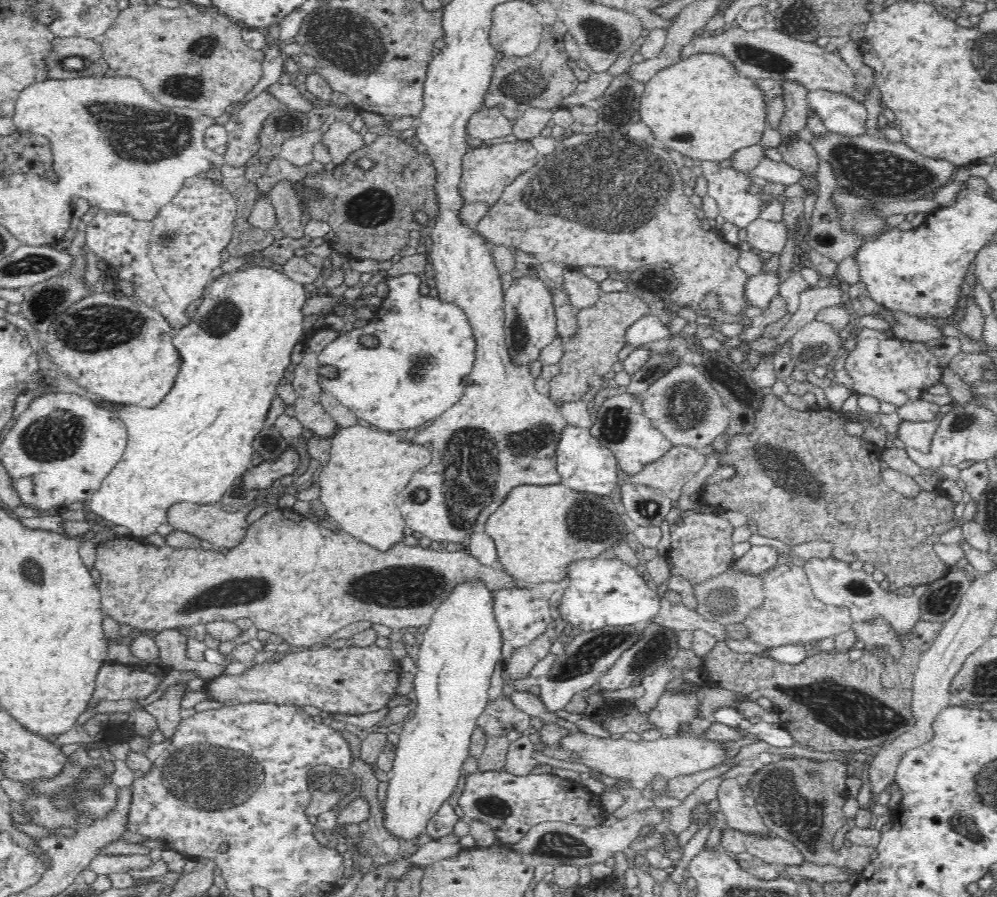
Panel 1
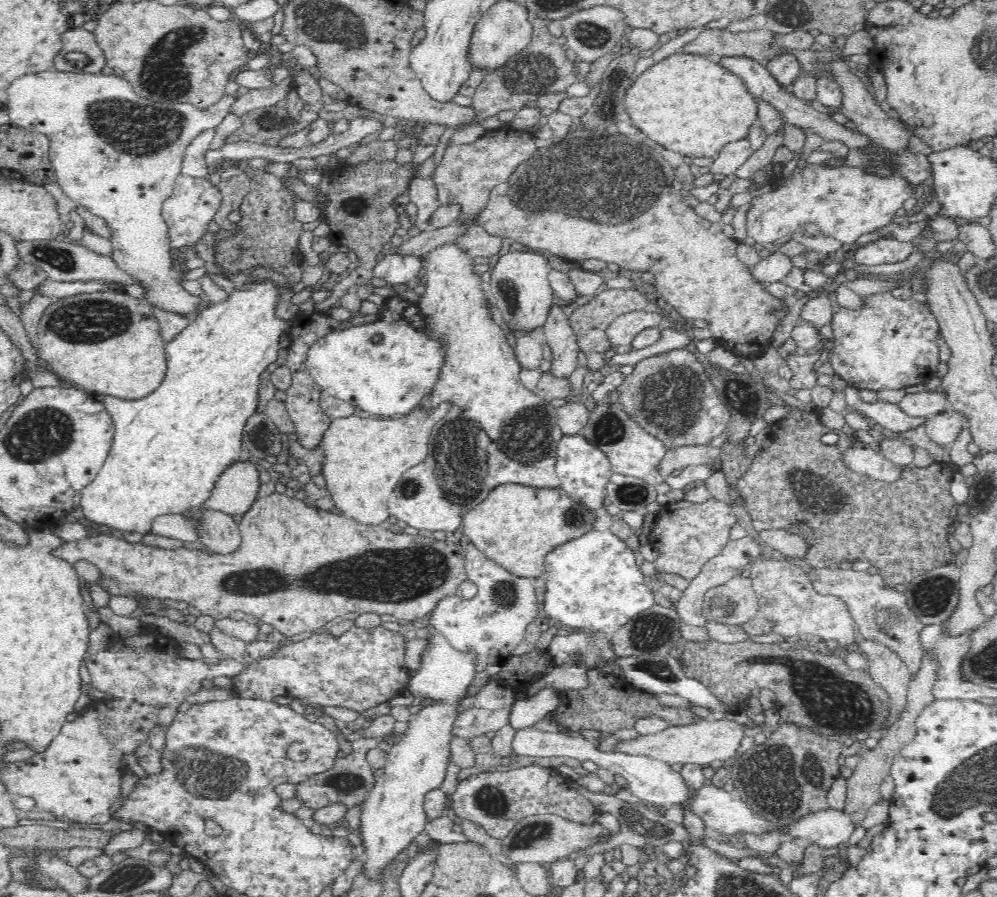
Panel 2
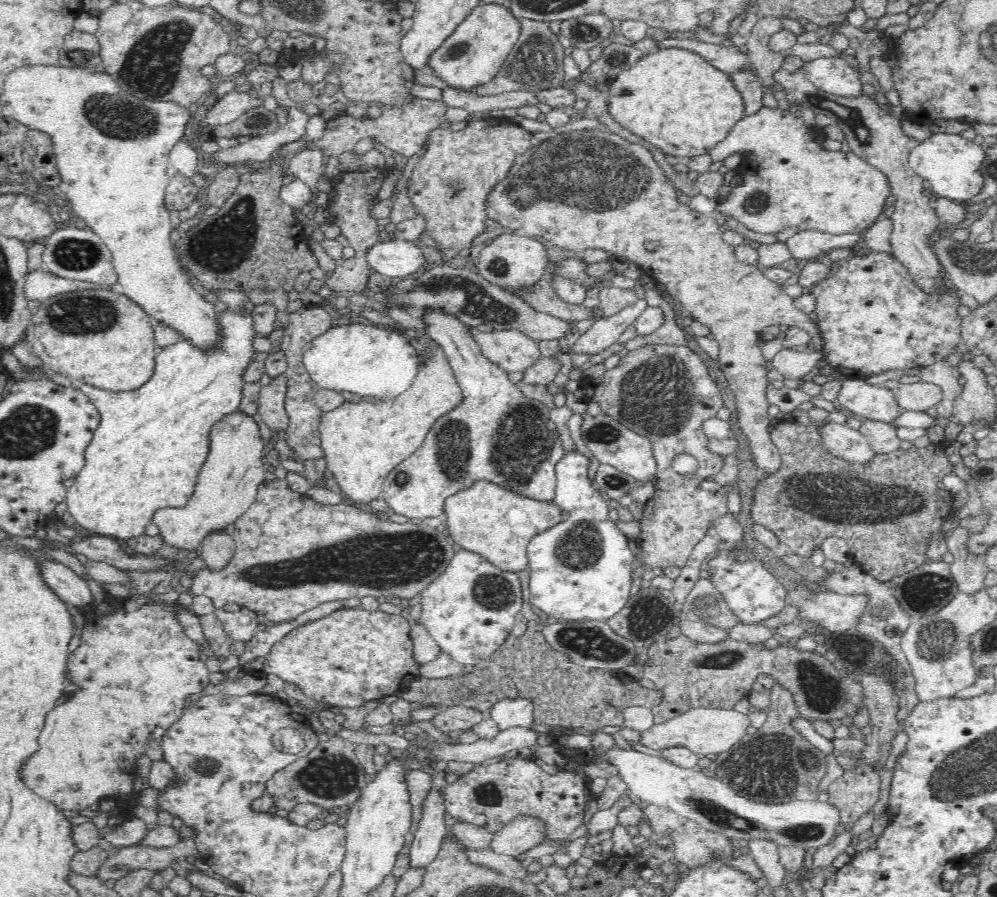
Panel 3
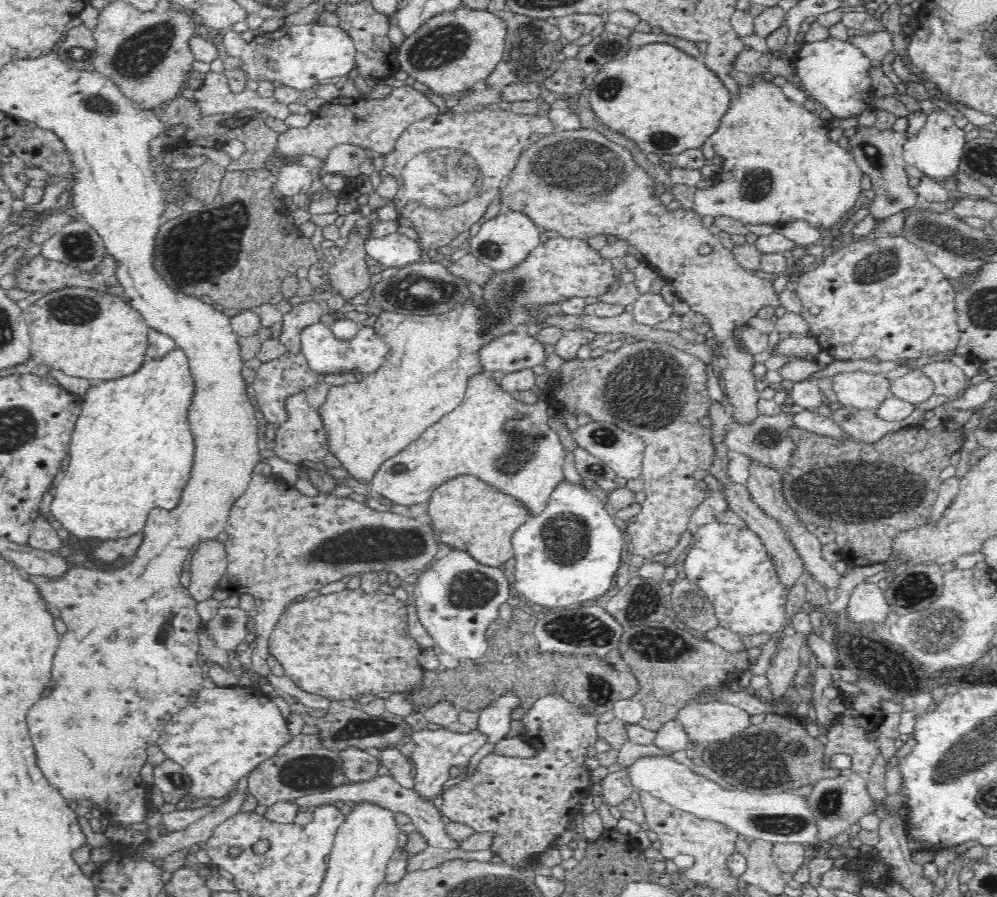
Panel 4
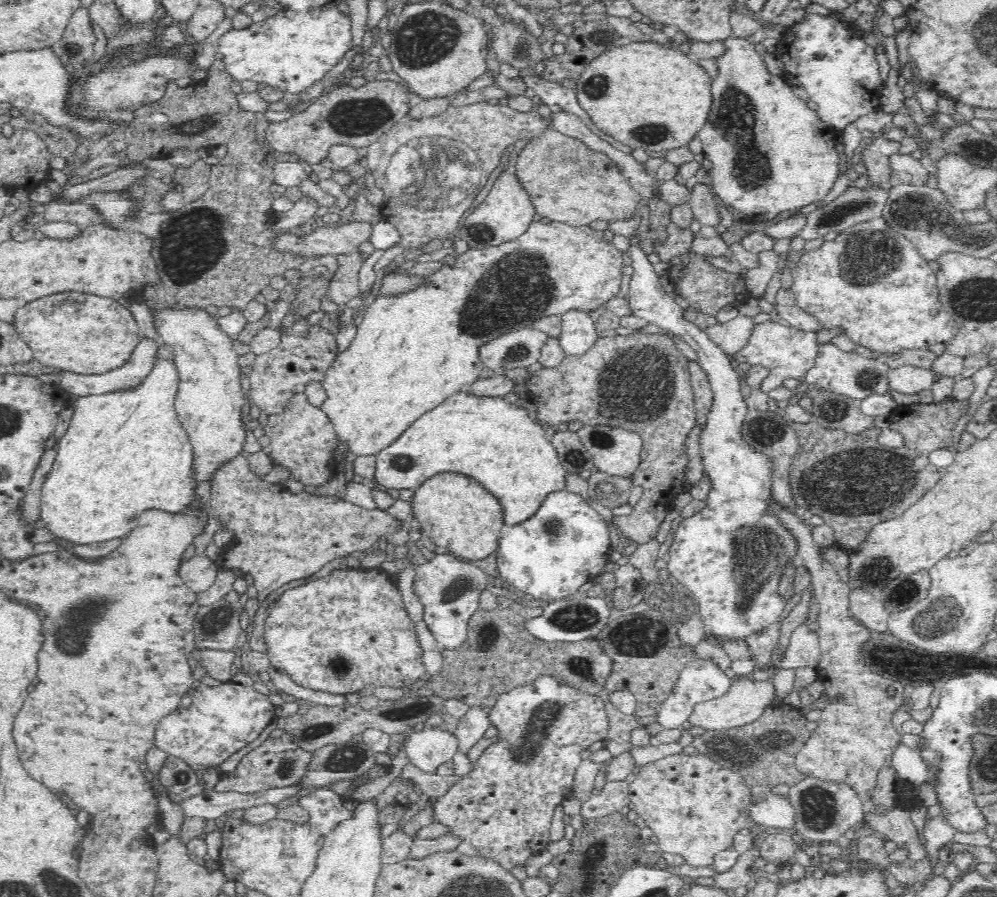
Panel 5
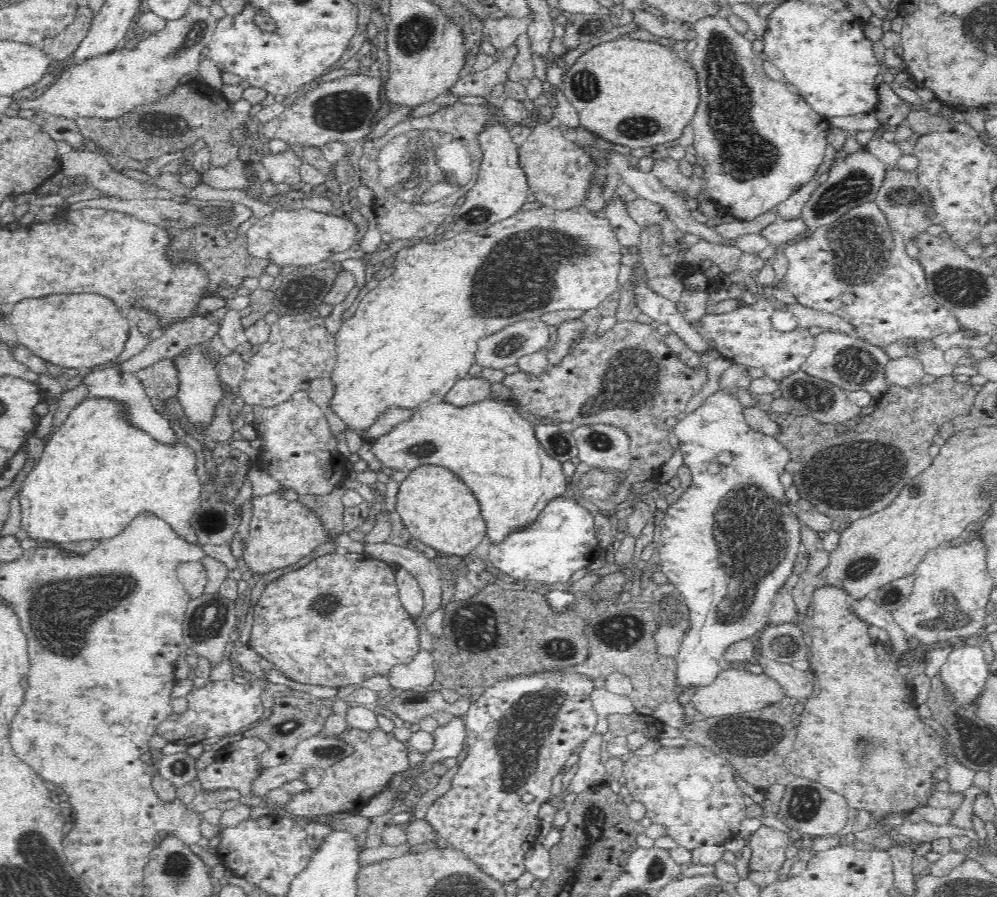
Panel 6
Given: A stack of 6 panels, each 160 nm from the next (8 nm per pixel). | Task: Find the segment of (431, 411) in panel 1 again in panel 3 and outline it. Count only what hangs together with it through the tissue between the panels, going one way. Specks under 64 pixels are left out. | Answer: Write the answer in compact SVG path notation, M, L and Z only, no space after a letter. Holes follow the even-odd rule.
M406 239L378 241L368 248L366 258L371 268L392 279L415 273L430 260L418 245ZM349 323L327 328L323 333L315 336L303 348L303 363L312 380L318 383L320 390L348 391L362 397L390 398L394 392L402 392L410 378L415 374L414 356L416 349L402 334L372 324Z

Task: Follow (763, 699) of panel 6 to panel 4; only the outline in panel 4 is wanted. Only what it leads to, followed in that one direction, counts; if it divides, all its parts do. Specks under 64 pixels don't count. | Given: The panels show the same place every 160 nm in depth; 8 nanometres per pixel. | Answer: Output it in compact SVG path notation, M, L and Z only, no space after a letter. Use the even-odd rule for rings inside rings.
M723 702L692 704L678 712L689 742L700 744L730 738L750 725L750 714L739 706Z

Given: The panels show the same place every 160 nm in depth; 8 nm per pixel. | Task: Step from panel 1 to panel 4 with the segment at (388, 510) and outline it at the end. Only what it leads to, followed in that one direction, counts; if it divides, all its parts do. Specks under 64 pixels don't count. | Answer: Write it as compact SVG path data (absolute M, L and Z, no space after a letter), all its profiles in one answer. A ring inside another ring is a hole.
M564 235L556 236L556 238L547 238L546 240L539 240L539 243L532 247L525 254L525 257L516 263L513 267L509 269L494 269L492 276L482 284L482 287L476 286L472 288L472 296L468 295L468 298L464 300L458 297L458 302L454 303L450 310L442 311L436 313L422 312L422 313L403 313L396 311L386 311L380 308L375 308L371 312L371 317L369 324L371 325L371 330L373 334L380 338L380 341L384 343L384 347L388 347L388 350L383 354L383 361L376 367L373 371L364 371L362 374L355 374L357 380L352 380L352 382L346 382L346 384L338 384L338 386L330 386L327 390L327 399L324 404L318 408L320 416L328 429L328 450L338 460L340 460L342 466L346 468L350 477L354 478L358 482L369 483L371 476L378 470L379 464L382 464L383 460L389 459L392 455L400 452L406 445L414 442L428 427L433 425L441 416L444 416L447 412L452 411L452 408L458 406L458 403L463 399L463 394L467 385L467 380L470 380L472 376L483 373L484 368L479 359L479 351L492 340L498 339L498 336L502 334L508 334L508 332L514 332L516 330L525 329L532 321L532 318L536 314L540 313L540 310L544 306L556 306L568 298L590 298L590 296L596 296L601 299L609 298L609 293L615 289L620 283L620 276L614 268L614 264L608 258L604 258L600 251L594 250L586 239L580 239L580 237L566 237Z

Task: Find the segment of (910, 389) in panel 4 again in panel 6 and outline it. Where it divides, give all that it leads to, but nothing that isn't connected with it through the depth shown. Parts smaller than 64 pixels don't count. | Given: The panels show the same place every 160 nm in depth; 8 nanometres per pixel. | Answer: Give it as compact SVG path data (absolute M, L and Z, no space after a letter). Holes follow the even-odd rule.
M910 355L889 358L884 368L884 378L888 385L907 387L919 383L925 375L920 360Z

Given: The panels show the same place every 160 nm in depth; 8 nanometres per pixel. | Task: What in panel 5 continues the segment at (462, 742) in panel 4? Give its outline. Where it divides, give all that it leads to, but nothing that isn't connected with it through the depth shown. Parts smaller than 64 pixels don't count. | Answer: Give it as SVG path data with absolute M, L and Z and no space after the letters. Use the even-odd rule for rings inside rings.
M423 725L418 731L413 729L407 733L405 752L410 763L416 763L422 770L436 772L438 766L452 761L453 756L457 753L456 743L457 740L443 726Z

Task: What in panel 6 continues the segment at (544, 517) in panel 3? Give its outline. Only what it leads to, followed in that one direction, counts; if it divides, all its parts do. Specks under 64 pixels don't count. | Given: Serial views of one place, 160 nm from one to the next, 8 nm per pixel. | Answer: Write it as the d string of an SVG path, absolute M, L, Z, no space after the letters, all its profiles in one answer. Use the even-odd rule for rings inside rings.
M419 464L398 482L394 510L415 540L454 558L470 554L486 536L479 506L467 486L449 469L435 464Z

